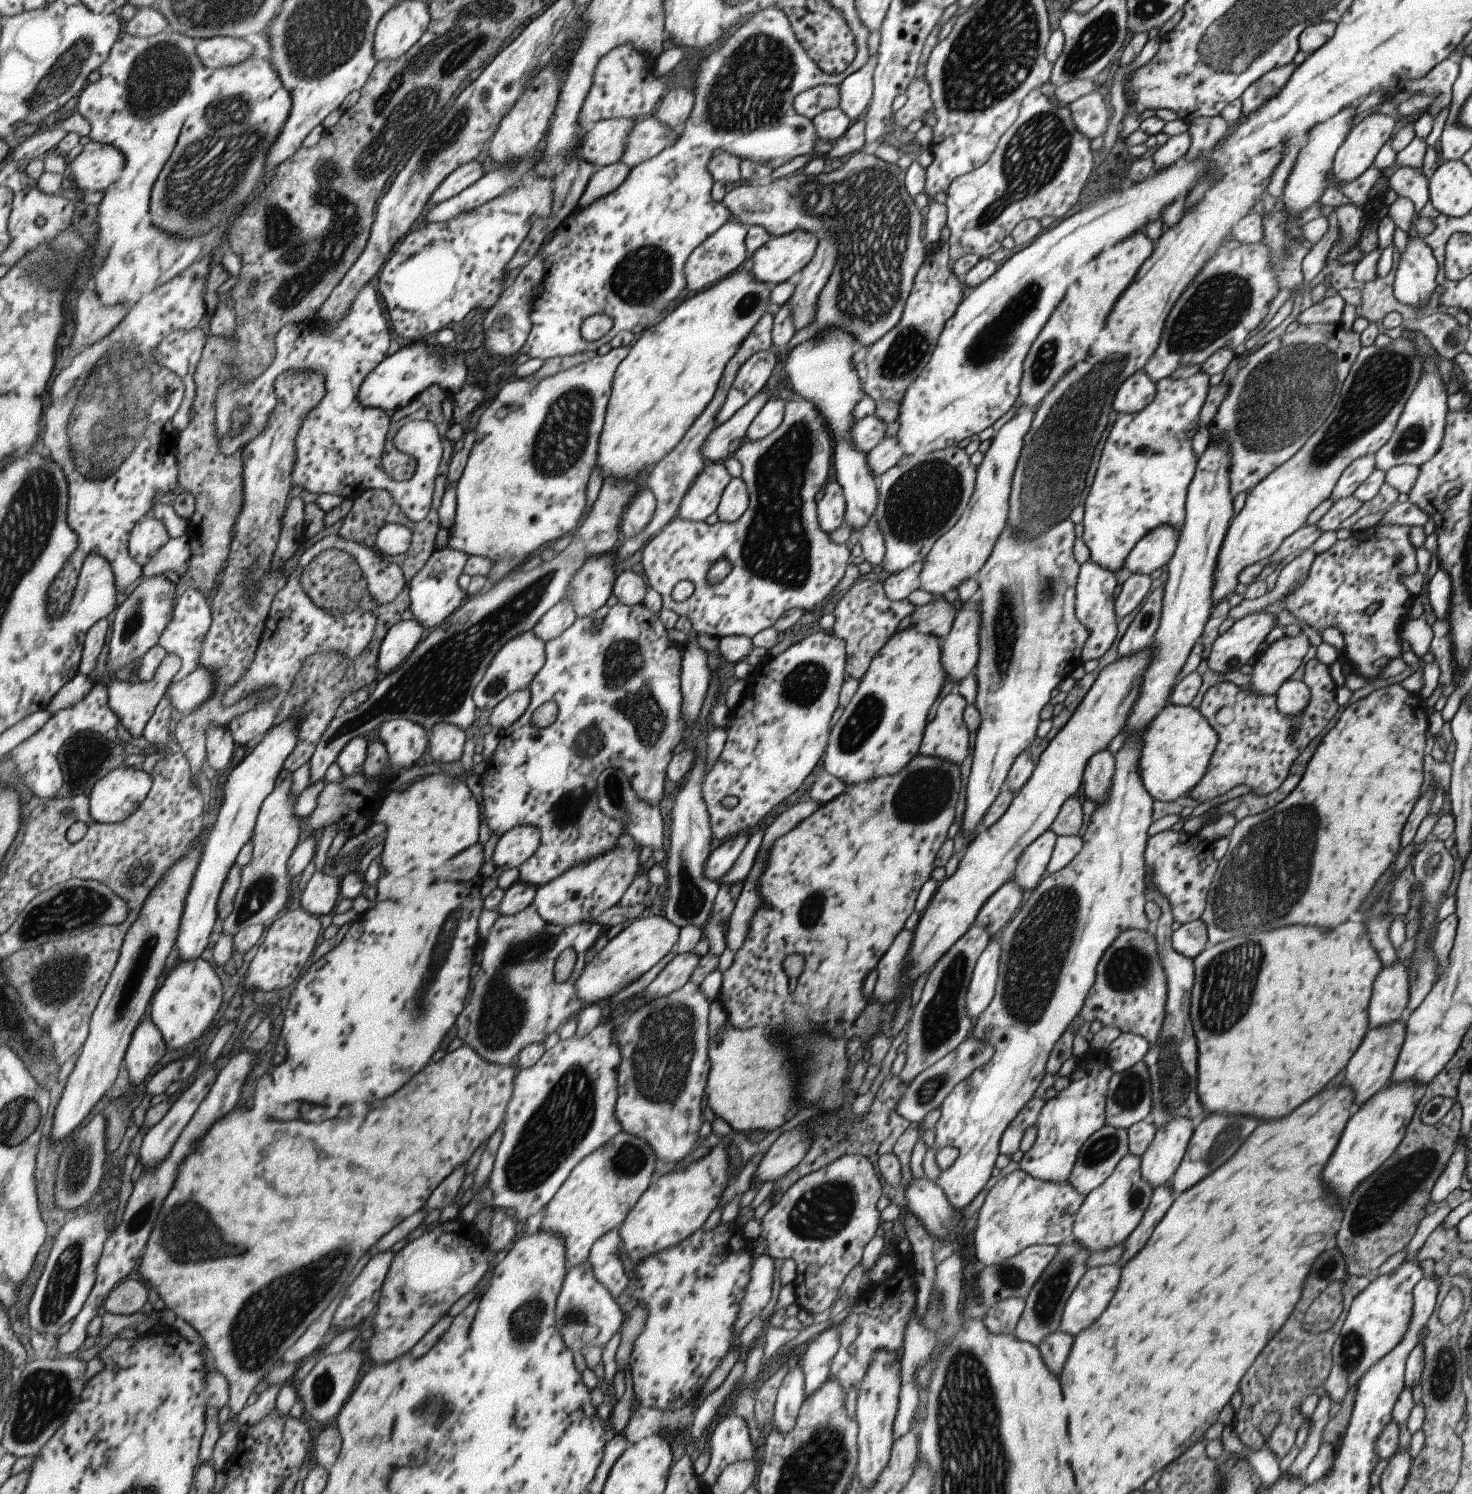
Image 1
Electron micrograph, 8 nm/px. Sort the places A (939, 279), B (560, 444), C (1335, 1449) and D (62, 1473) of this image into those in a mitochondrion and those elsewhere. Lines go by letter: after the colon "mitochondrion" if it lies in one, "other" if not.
A: other
B: mitochondrion
C: other
D: other

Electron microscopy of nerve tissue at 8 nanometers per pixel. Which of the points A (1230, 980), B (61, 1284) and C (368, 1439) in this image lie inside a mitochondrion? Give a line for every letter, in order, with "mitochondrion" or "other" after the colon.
A: mitochondrion
B: mitochondrion
C: other

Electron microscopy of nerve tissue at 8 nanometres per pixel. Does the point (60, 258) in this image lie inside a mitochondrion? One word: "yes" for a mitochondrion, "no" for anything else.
yes

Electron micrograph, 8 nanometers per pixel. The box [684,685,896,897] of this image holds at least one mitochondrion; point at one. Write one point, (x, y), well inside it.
(868, 714)

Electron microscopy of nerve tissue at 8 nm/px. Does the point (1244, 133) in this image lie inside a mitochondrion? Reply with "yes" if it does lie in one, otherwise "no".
no

